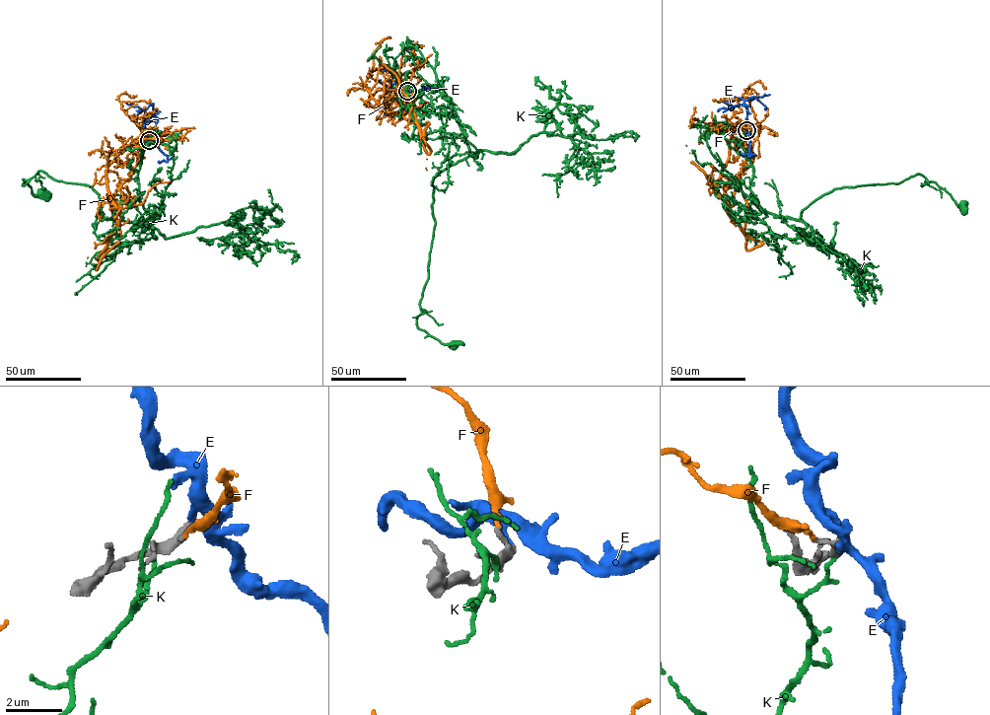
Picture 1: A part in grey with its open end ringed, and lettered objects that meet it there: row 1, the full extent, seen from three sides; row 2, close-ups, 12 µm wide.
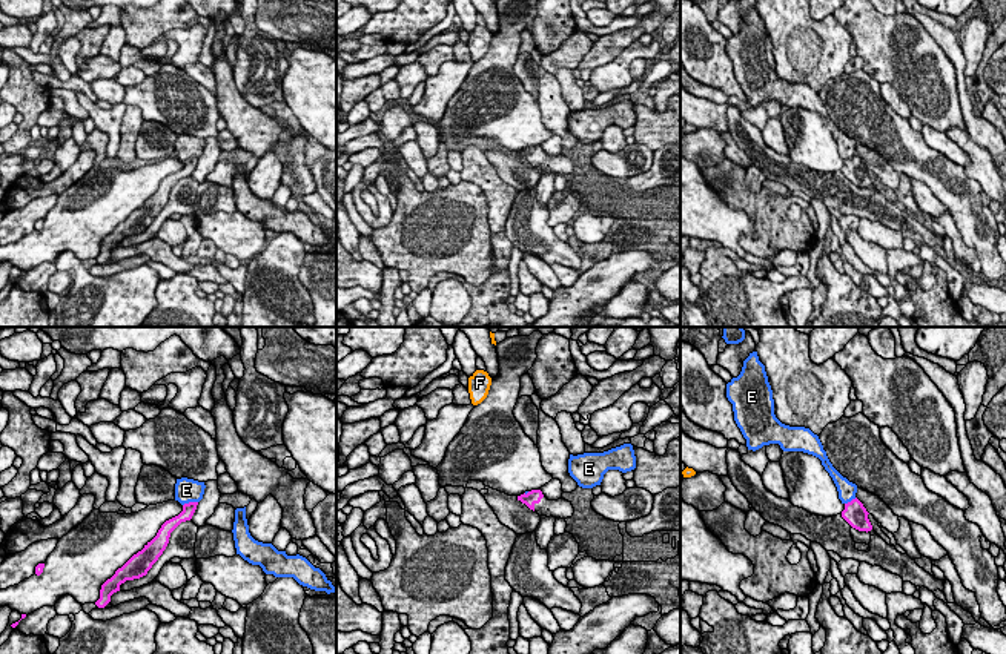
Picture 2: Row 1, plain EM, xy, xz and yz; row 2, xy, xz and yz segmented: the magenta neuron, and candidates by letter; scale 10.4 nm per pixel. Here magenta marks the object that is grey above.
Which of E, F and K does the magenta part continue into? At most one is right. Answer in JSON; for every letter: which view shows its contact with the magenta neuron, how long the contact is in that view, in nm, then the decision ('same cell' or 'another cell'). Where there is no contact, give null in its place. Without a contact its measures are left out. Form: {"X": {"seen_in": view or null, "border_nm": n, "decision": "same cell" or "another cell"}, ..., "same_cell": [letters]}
{"E": {"seen_in": "xy", "border_nm": 170, "decision": "another cell"}, "F": {"seen_in": null, "decision": "another cell"}, "K": {"seen_in": null, "decision": "another cell"}, "same_cell": []}

